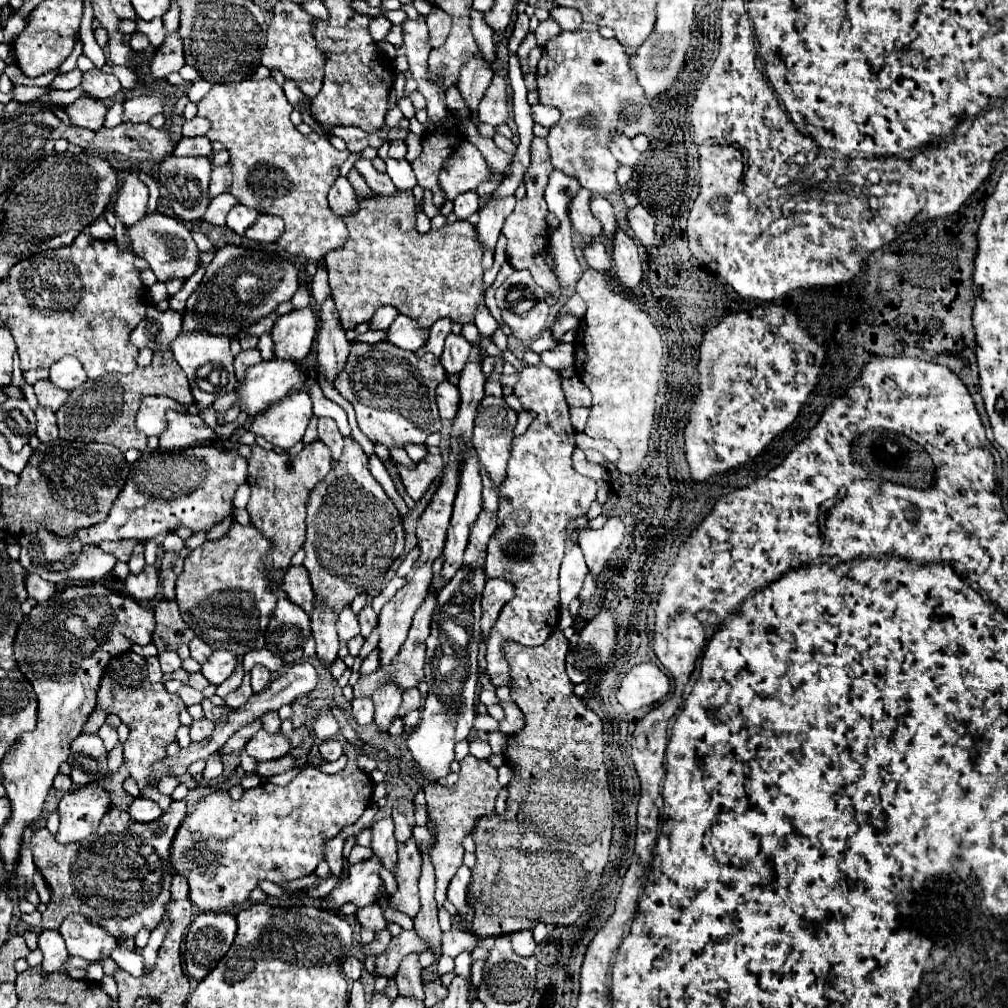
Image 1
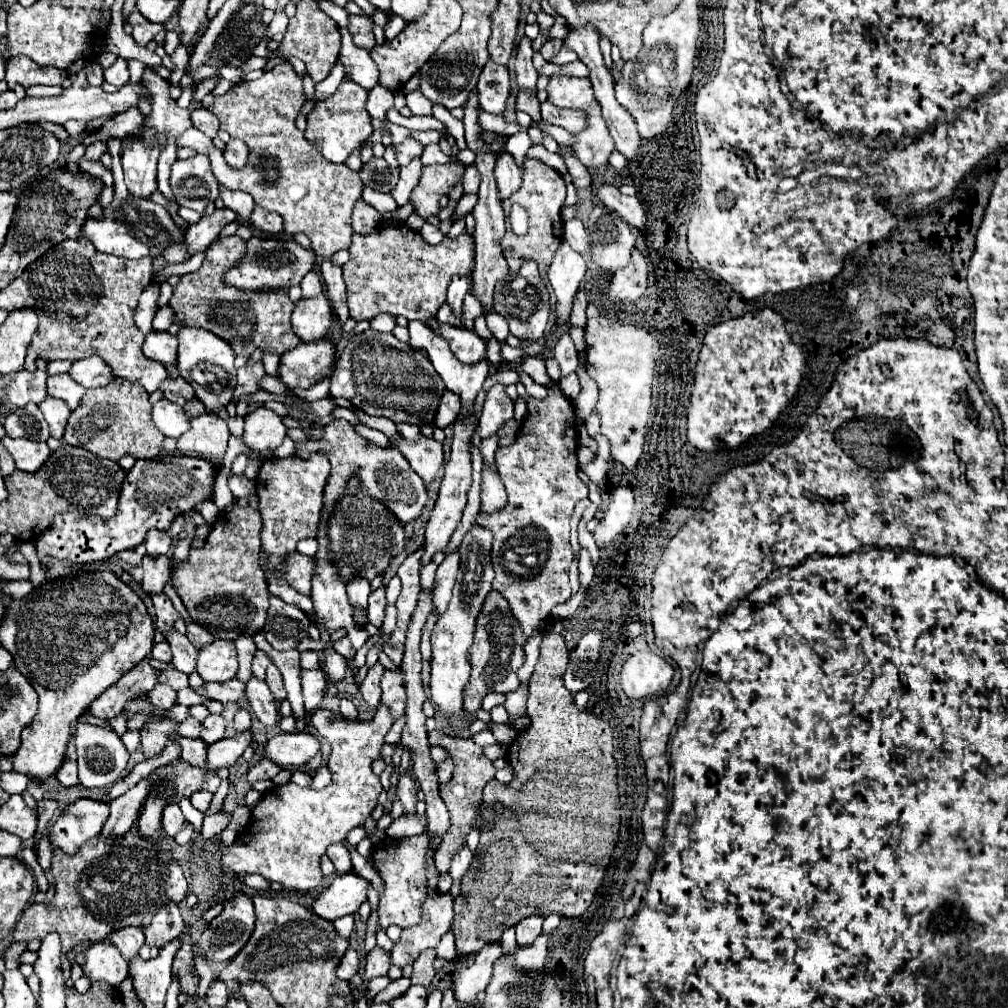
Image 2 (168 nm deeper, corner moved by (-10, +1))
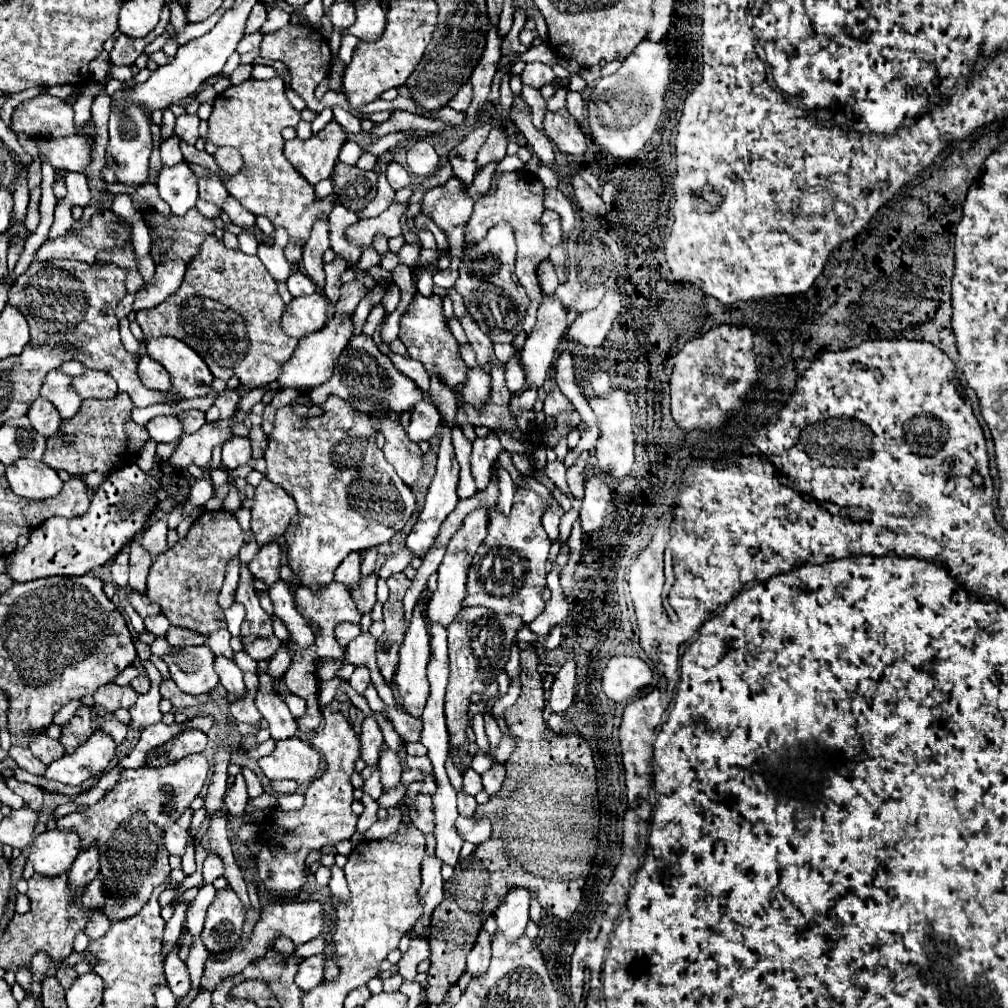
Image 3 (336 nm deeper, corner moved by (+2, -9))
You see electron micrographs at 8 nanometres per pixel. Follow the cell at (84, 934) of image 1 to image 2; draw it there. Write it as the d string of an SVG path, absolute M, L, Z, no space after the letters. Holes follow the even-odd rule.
M107 940L85 948L85 958L87 962L83 966L83 972L91 982L105 982L107 986L119 988L119 984L129 976L127 960Z

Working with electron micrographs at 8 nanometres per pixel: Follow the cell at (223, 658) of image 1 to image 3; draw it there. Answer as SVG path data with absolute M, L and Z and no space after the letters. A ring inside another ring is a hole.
M185 646L179 650L173 648L171 654L163 656L163 662L167 662L175 684L187 694L207 694L219 684L219 676L215 672L215 654L209 646Z

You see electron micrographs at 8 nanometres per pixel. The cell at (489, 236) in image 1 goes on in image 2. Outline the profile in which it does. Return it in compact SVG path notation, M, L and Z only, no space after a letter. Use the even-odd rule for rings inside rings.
M503 150L497 156L497 170L493 170L497 186L499 186L499 196L501 200L509 198L513 192L517 192L517 188L521 186L521 172L519 166L515 164L515 158Z

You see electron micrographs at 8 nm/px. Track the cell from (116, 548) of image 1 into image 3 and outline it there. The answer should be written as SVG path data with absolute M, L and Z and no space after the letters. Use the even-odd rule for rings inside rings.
M121 550L113 564L111 564L111 574L113 574L113 582L117 586L125 586L127 584L127 578L129 578L129 552L127 550Z

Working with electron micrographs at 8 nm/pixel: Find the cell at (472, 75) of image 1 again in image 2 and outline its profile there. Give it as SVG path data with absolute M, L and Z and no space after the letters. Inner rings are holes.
M475 92L469 96L469 100L467 100L467 104L463 108L465 108L465 118L463 118L465 140L467 140L467 146L477 154L475 166L481 172L479 202L473 208L473 216L475 216L477 224L475 224L475 234L473 234L473 240L475 240L475 270L473 270L473 278L471 278L471 294L481 302L483 310L491 310L493 308L493 288L495 288L495 284L499 280L503 280L509 274L509 266L507 266L507 262L503 258L503 252L501 252L501 246L499 246L499 240L505 234L505 218L503 218L503 208L501 208L497 182L493 178L493 166L495 166L497 154L487 152L487 144L483 140L479 140L479 134L481 134L481 128L477 124L479 102L477 102L477 94Z

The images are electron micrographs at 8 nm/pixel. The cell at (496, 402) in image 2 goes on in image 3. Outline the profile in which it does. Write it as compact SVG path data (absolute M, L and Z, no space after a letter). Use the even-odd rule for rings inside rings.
M471 368L461 388L461 398L473 404L475 410L481 410L489 402L489 394L491 394L491 376L481 368Z

